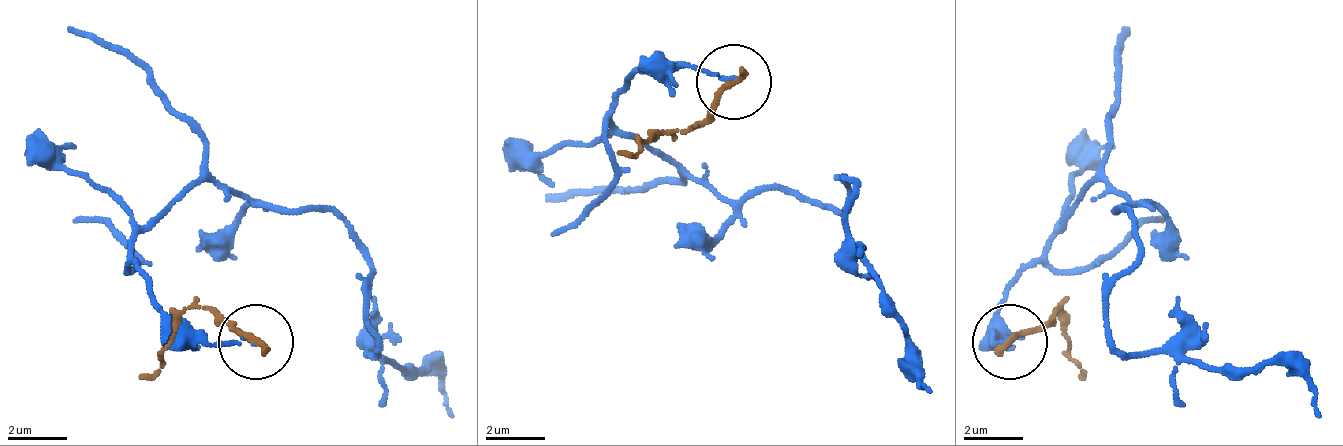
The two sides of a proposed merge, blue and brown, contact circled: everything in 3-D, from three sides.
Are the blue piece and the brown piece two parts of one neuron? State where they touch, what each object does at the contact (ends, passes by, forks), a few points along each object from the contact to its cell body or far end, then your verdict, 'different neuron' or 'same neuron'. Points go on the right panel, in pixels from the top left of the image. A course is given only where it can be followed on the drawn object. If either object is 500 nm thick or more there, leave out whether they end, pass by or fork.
(1009, 341) | blue ends | brown ends | blue via (1007, 339), (992, 317), (1097, 182), (1135, 227), (1112, 347), (1284, 362), (1321, 414) | brown via (1007, 339), (1060, 309), (1082, 377) | different neuron

